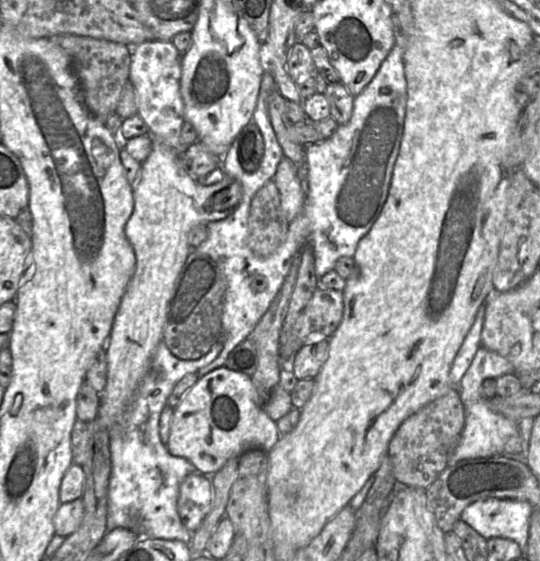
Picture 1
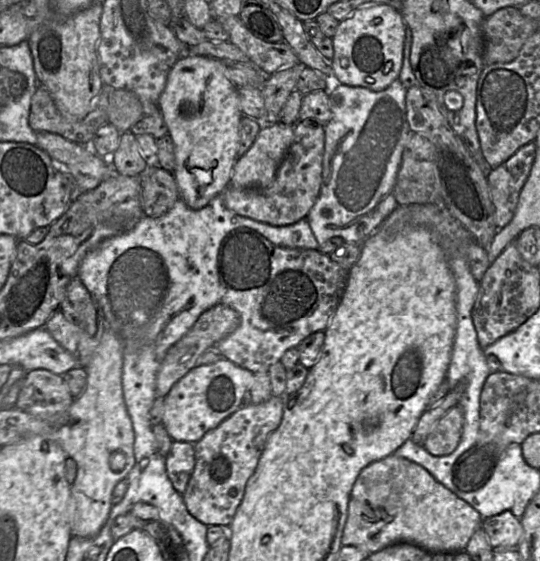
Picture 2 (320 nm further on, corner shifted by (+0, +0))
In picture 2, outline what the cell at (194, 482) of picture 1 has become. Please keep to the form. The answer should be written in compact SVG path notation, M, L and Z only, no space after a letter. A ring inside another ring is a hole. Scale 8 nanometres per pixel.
M174 441L166 457L167 475L174 488L181 494L185 492L196 464L194 444Z

